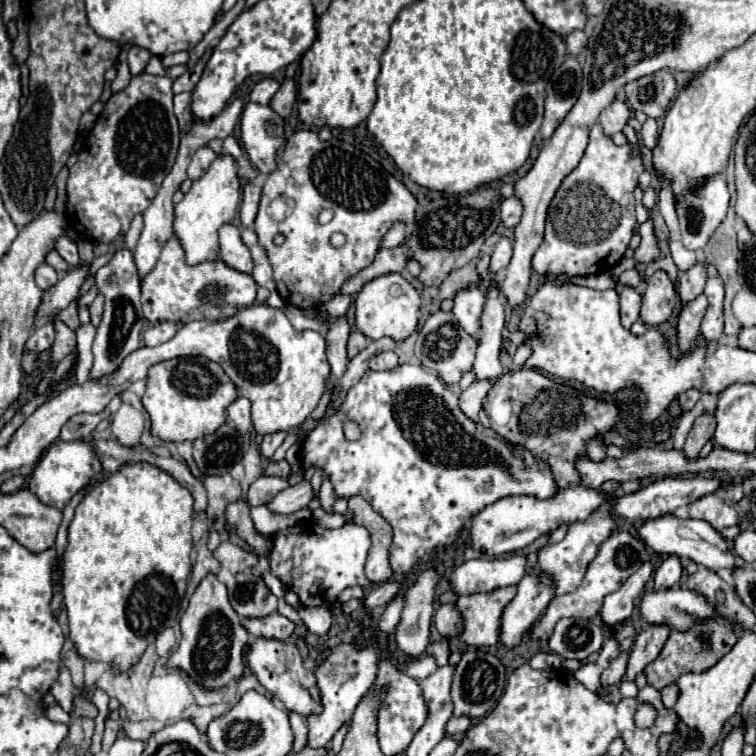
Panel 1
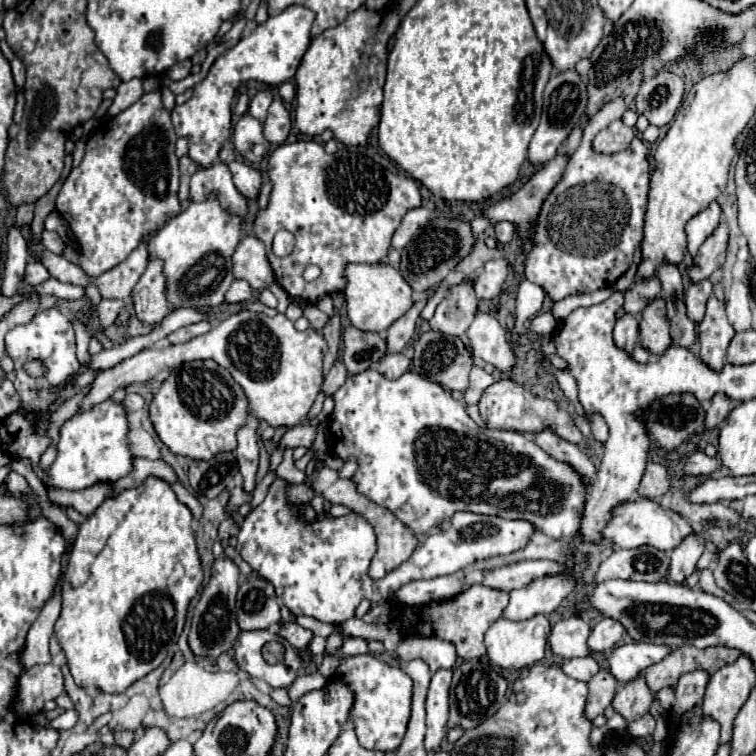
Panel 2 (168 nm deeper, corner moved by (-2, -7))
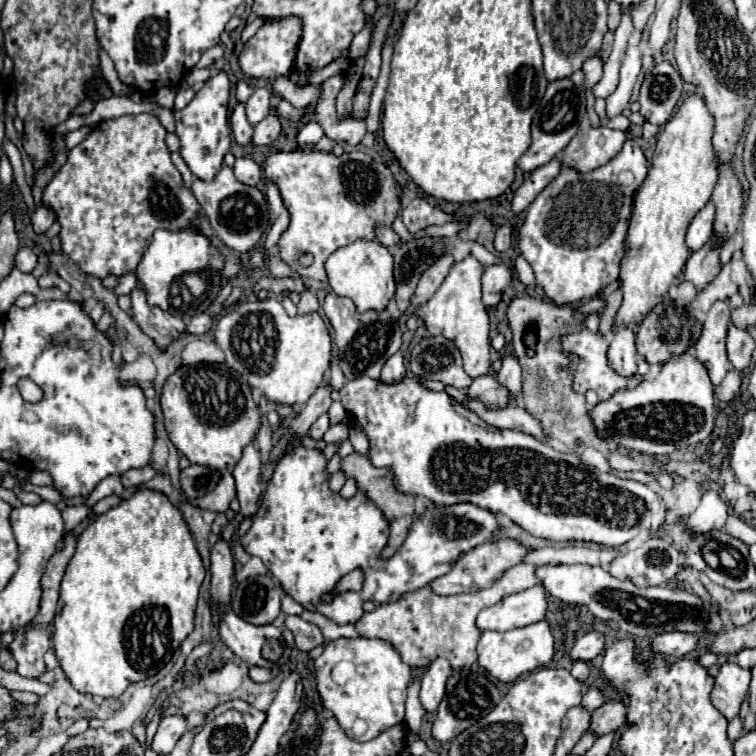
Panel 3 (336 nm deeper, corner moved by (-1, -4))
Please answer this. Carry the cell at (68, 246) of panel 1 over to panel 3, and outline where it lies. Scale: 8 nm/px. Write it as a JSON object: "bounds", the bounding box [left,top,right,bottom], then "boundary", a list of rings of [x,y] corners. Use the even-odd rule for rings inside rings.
{"bounds":[30,206,56,234],"boundary":[[[38,206],[32,214],[30,214],[30,222],[32,222],[32,228],[34,228],[34,232],[38,232],[38,234],[44,234],[50,226],[52,226],[52,222],[56,220],[56,214],[48,208],[48,206]]]}

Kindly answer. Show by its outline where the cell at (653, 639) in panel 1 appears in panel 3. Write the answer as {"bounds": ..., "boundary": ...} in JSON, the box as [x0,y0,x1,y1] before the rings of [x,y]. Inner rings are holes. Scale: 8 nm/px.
{"bounds":[588,700,626,738],"boundary":[[[620,700],[604,702],[596,712],[592,712],[588,732],[592,732],[596,738],[616,732],[624,728],[624,716],[626,716],[626,708],[624,704],[620,704]]]}

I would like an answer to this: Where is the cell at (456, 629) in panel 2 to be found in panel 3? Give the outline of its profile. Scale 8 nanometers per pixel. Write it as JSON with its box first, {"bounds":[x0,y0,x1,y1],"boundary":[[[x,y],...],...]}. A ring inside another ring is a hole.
{"bounds":[354,564,542,668],"boundary":[[[518,564],[516,568],[510,568],[508,572],[504,572],[504,576],[492,584],[490,588],[472,592],[472,594],[456,594],[456,596],[438,596],[432,592],[430,586],[416,590],[408,596],[402,596],[398,602],[390,602],[390,604],[380,604],[374,612],[364,612],[364,616],[354,624],[354,628],[358,630],[360,636],[366,638],[382,638],[386,642],[390,642],[402,656],[402,660],[406,664],[410,664],[412,668],[426,668],[432,660],[436,660],[438,656],[444,656],[450,660],[452,668],[466,668],[472,666],[476,662],[476,646],[480,640],[480,630],[476,628],[476,616],[482,608],[492,606],[496,602],[500,602],[504,596],[528,590],[532,586],[542,586],[542,580],[536,576],[536,564]]]}

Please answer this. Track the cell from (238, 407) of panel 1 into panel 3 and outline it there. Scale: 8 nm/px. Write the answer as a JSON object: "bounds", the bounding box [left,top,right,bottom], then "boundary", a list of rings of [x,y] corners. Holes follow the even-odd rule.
{"bounds":[232,444,262,518],"boundary":[[[254,444],[244,448],[244,454],[236,468],[232,470],[234,480],[236,480],[236,490],[238,490],[238,500],[240,500],[240,514],[244,518],[254,516],[258,512],[258,500],[262,494],[262,484],[260,484],[260,454],[254,448]]]}

